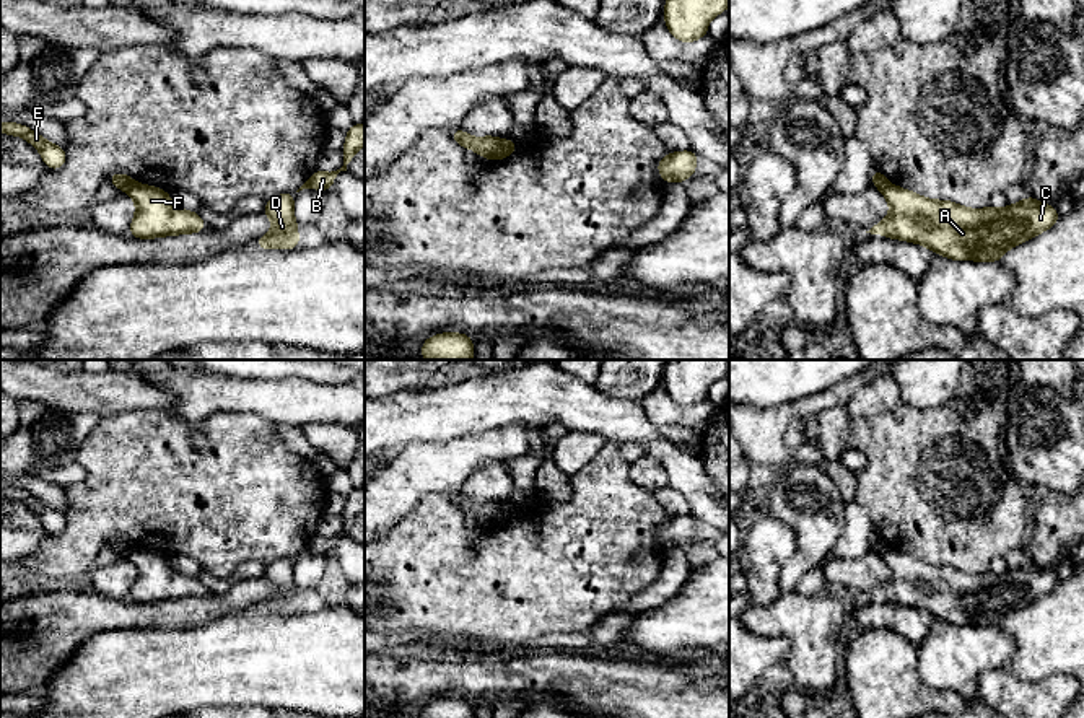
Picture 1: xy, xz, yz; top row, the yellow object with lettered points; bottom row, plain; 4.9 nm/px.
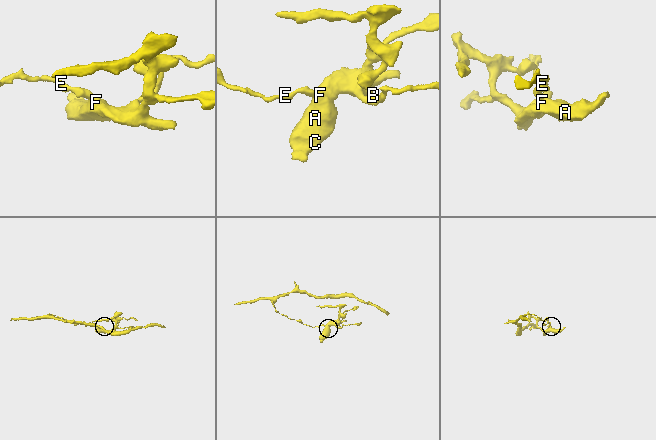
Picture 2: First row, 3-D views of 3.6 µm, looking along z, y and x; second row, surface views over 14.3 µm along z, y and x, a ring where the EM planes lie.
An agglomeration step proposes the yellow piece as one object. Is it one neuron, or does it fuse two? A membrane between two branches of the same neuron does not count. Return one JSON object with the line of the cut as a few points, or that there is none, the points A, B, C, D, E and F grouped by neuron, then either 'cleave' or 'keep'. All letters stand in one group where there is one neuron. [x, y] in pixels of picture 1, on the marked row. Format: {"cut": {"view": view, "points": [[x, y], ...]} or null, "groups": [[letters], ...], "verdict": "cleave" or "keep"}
{"cut": {"view": "xz", "points": [[502, 140], [490, 158]]}, "groups": [["A", "B", "C", "D", "F"], ["E"]], "verdict": "cleave"}

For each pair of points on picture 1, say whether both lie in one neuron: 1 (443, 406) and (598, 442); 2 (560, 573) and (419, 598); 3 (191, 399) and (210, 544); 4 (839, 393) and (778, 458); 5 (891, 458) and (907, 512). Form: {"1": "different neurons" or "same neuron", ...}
{"1": "different neurons", "2": "same neuron", "3": "different neurons", "4": "same neuron", "5": "same neuron"}

